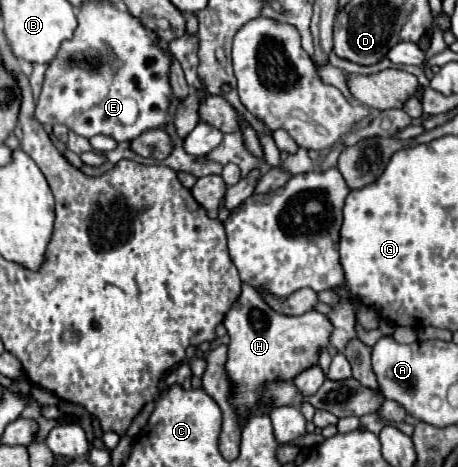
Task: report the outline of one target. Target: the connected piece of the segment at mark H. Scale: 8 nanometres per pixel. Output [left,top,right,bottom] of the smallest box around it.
[223,284,331,426]

